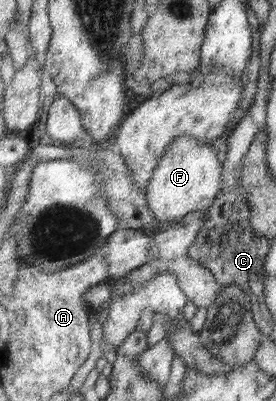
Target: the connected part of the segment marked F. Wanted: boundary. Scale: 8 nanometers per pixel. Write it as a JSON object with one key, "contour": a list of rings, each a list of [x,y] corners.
{"contour":[[[186,134],[176,138],[158,164],[146,192],[146,199],[156,220],[174,224],[200,212],[204,221],[219,194],[224,172],[225,167],[219,162],[213,144],[202,144],[197,138]]]}

